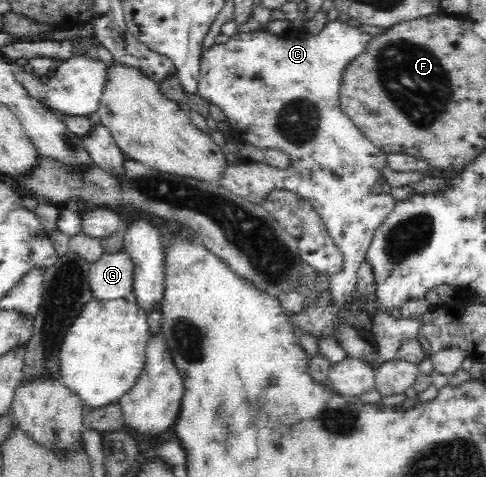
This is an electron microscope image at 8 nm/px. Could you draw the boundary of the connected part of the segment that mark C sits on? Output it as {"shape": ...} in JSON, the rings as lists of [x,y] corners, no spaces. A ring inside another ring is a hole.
{"shape":[[[340,19],[329,20],[324,24],[323,28],[317,31],[307,30],[307,28],[295,28],[286,31],[284,34],[273,34],[271,31],[266,32],[257,29],[256,31],[250,32],[240,32],[235,33],[231,38],[221,44],[215,43],[210,46],[203,54],[200,56],[199,61],[199,80],[198,80],[198,94],[199,98],[203,98],[208,103],[215,104],[219,106],[223,114],[225,114],[226,122],[225,125],[228,127],[229,133],[235,137],[240,142],[249,142],[252,145],[258,147],[259,149],[264,149],[265,147],[277,147],[288,156],[288,165],[283,169],[278,169],[275,167],[265,167],[265,166],[253,166],[247,162],[239,162],[236,164],[225,163],[220,173],[216,176],[214,180],[219,188],[224,188],[237,196],[240,196],[243,200],[247,201],[248,204],[253,206],[261,206],[271,192],[277,190],[282,192],[289,192],[298,194],[301,198],[306,200],[312,207],[313,210],[319,215],[319,218],[324,222],[327,232],[333,239],[333,242],[341,253],[345,257],[346,270],[343,270],[340,274],[332,276],[334,282],[332,285],[334,296],[340,304],[345,304],[351,300],[351,292],[355,290],[357,284],[357,268],[361,261],[366,258],[366,254],[371,246],[375,231],[379,228],[379,225],[391,214],[391,211],[395,208],[396,200],[390,199],[383,194],[376,195],[372,192],[373,186],[376,184],[376,180],[381,176],[381,170],[387,166],[387,152],[381,149],[381,147],[375,145],[371,139],[368,139],[359,127],[351,120],[351,117],[341,109],[341,82],[343,82],[344,75],[346,74],[348,66],[355,60],[359,58],[367,44],[371,42],[373,38],[369,32],[363,32],[359,28],[359,24],[353,23],[351,21],[343,22]]]}

